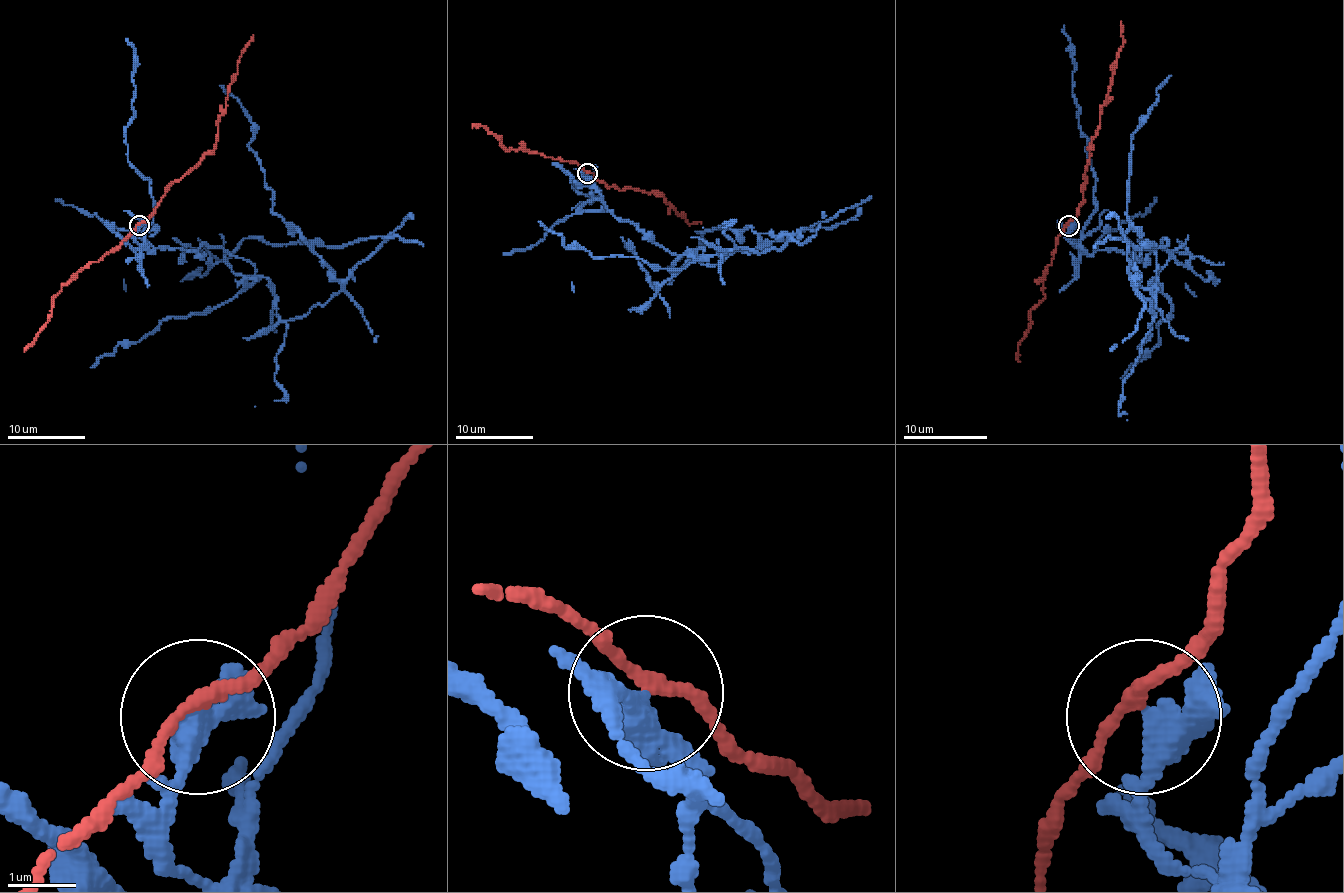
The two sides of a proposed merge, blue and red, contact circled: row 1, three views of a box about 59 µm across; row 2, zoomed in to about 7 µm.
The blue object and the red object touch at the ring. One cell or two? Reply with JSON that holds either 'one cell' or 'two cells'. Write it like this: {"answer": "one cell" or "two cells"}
{"answer": "two cells"}

